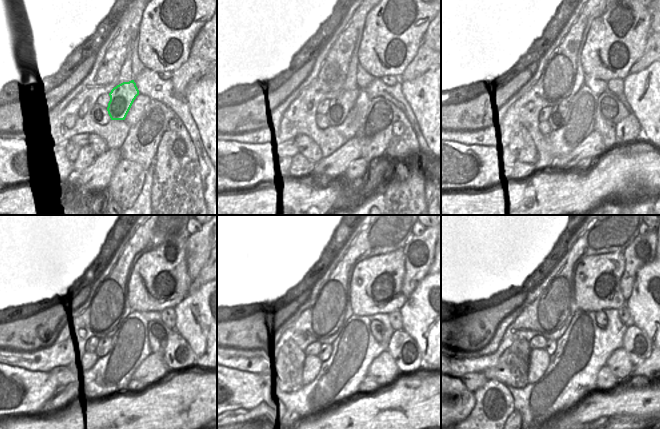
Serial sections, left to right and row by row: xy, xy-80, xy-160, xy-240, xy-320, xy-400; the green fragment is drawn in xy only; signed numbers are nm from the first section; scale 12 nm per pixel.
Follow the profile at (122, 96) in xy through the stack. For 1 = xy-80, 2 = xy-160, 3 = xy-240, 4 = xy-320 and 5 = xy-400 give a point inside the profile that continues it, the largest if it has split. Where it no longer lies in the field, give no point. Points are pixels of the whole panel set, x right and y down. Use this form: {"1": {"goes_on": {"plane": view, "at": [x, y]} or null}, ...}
{"1": {"goes_on": {"plane": "xy-80", "at": [340, 107]}}, "2": {"goes_on": {"plane": "xy-160", "at": [559, 117]}}, "3": {"goes_on": {"plane": "xy-240", "at": [104, 346]}}, "4": {"goes_on": {"plane": "xy-320", "at": [326, 349]}}, "5": {"goes_on": {"plane": "xy-400", "at": [551, 344]}}}

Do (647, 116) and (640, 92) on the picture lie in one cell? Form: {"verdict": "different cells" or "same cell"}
{"verdict": "same cell"}

